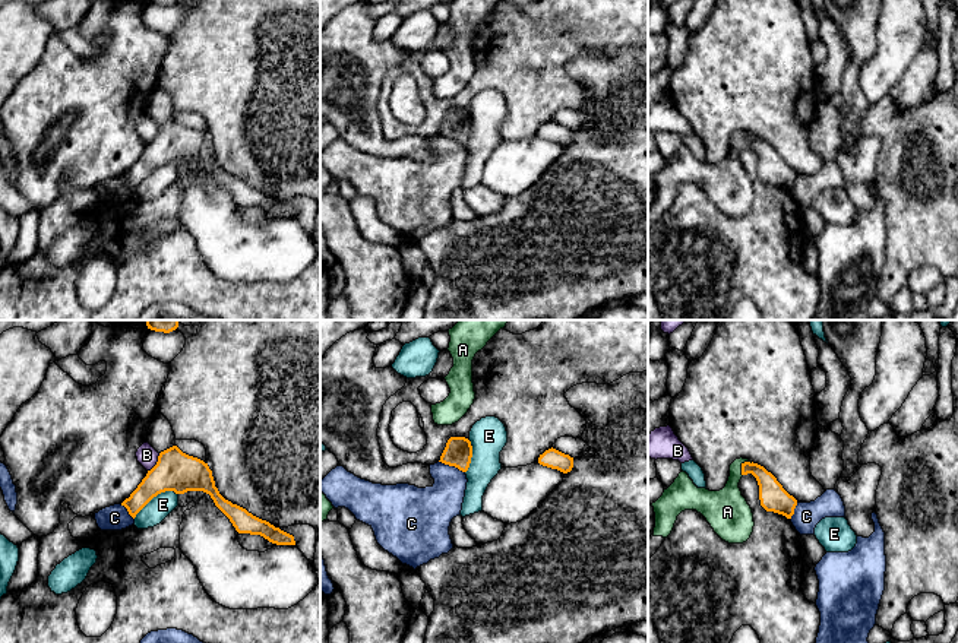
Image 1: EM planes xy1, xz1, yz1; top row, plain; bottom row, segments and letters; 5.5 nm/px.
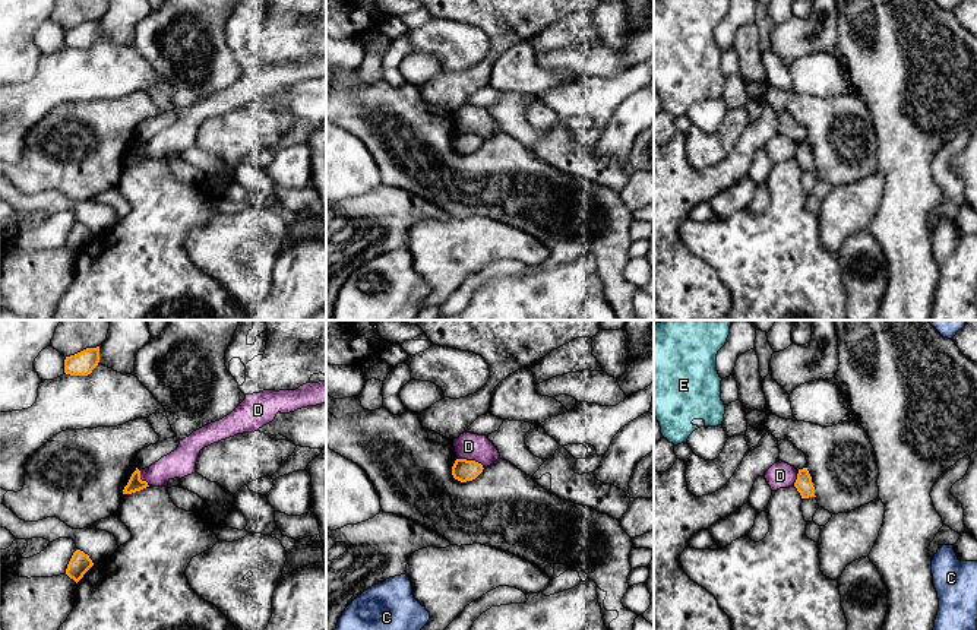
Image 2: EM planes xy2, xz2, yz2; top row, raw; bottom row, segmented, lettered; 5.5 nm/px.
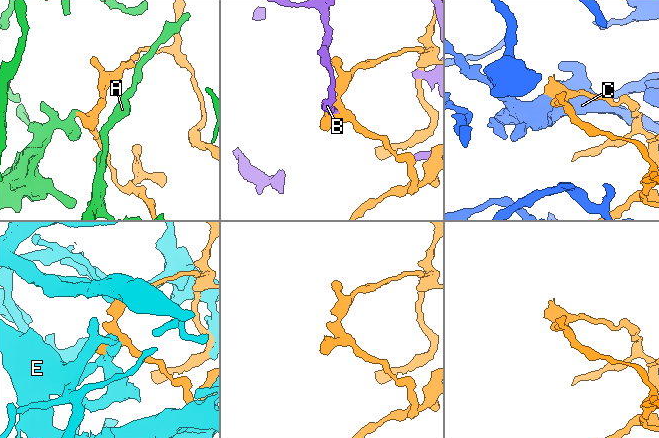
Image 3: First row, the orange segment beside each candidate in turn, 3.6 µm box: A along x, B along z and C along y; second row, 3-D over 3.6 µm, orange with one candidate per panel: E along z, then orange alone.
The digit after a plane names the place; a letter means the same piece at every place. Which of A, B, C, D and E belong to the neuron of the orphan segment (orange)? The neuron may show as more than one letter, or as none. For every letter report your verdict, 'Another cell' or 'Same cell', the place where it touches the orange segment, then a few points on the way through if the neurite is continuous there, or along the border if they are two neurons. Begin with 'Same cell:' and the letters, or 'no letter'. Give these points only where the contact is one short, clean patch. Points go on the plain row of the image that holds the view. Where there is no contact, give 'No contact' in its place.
Same cell: A
A: Same cell. Touches orange at yz1 (742, 138). Path across: yz1 (772, 168), (768, 157), (742, 138), (733, 152), (727, 180)
B: Another cell. Touches orange at xy1 (157, 135)
C: Another cell. Touches orange at xz1 (452, 138). Boundary: xz1 (439, 133), (454, 138), (464, 145)
D: Another cell. Touches orange at xz2 (471, 133). Boundary: xz2 (458, 130), (477, 133), (483, 141)
E: Another cell. Touches orange at xy1 (155, 168)

